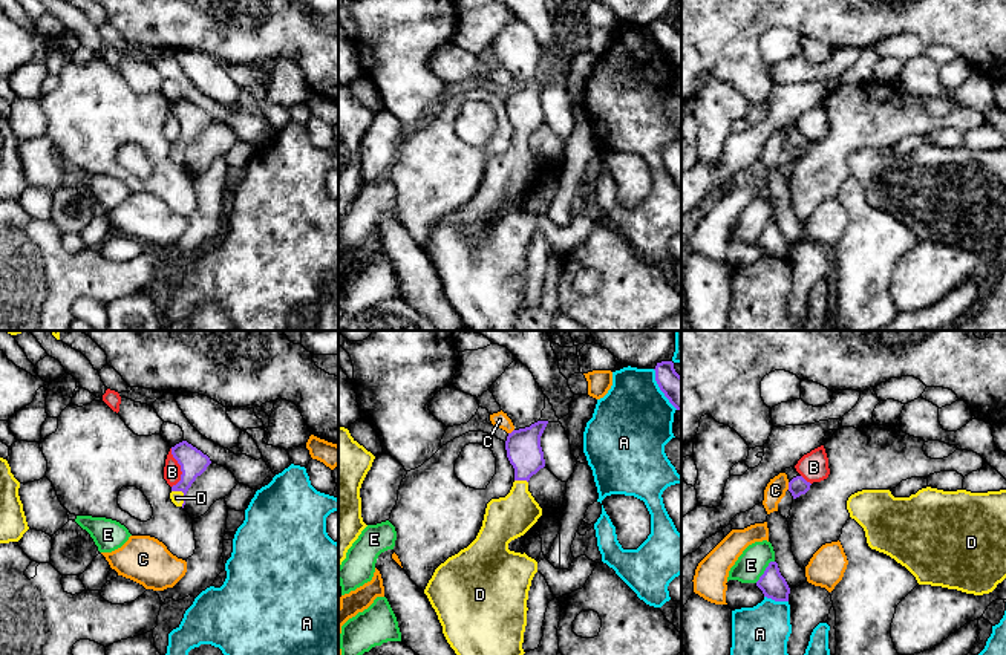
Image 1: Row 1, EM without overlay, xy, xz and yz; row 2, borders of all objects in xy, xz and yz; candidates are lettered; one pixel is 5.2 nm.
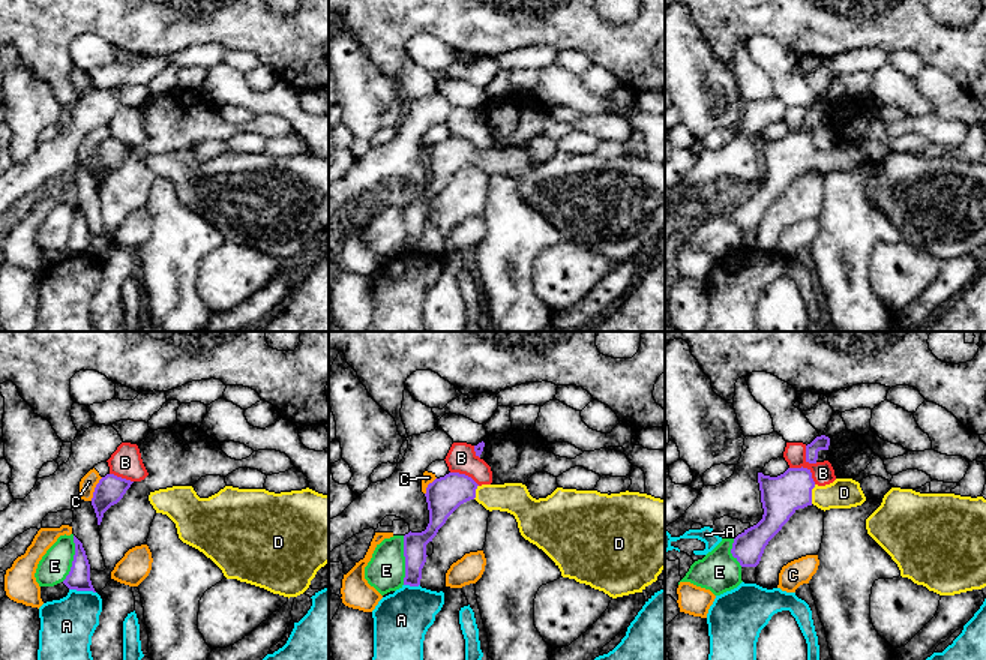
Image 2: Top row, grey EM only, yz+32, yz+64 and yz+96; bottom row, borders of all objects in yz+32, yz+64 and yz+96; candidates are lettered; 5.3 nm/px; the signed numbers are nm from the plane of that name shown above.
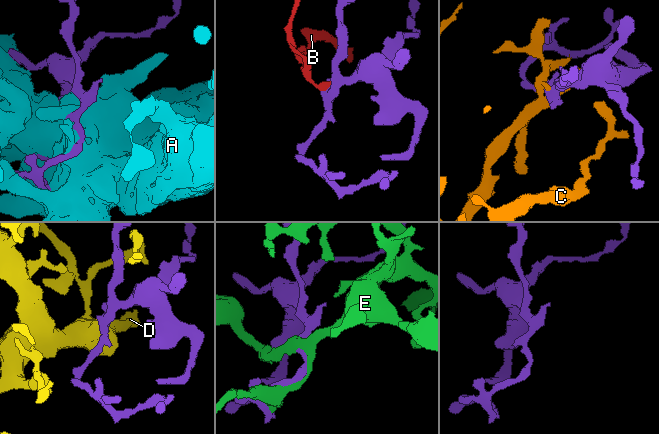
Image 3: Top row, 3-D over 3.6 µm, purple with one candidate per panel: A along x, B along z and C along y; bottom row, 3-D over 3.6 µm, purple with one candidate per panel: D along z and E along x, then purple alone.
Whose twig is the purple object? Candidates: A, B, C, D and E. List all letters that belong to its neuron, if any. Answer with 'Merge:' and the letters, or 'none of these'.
Merge: D

